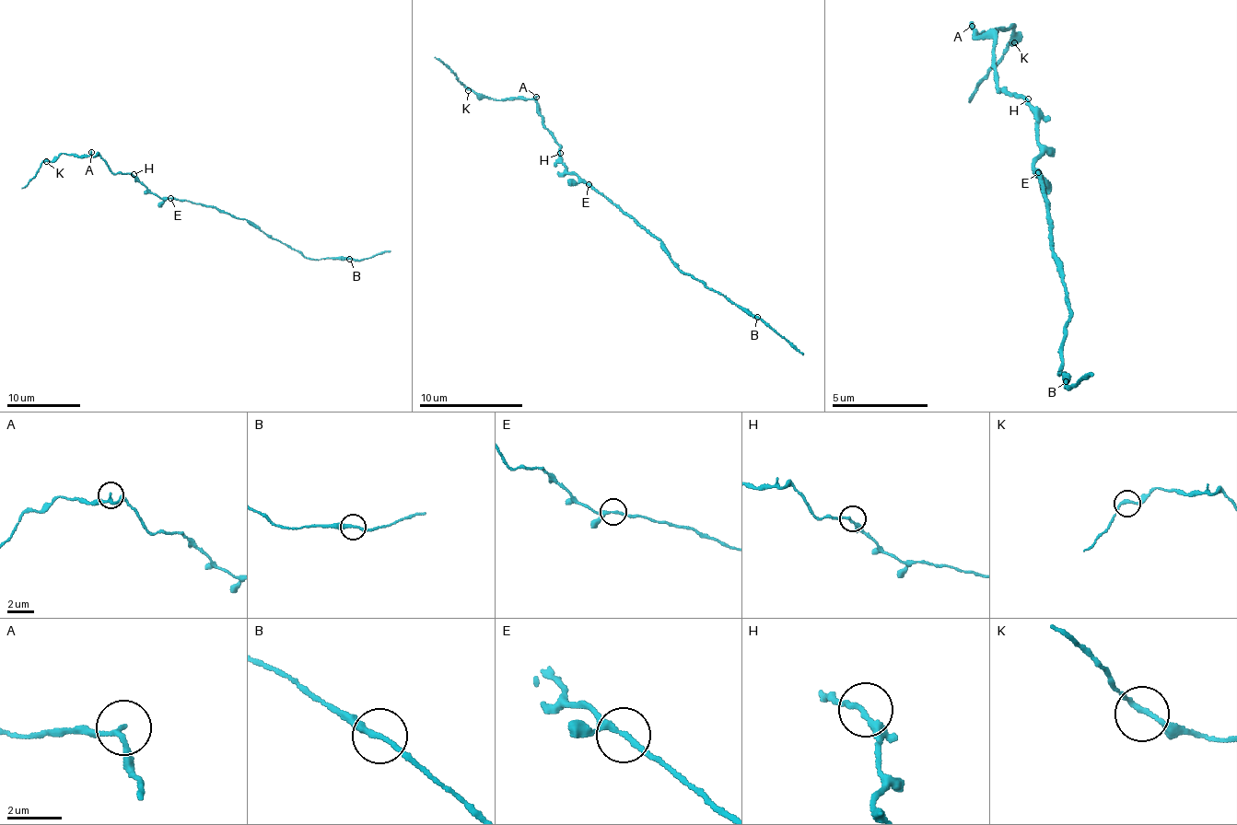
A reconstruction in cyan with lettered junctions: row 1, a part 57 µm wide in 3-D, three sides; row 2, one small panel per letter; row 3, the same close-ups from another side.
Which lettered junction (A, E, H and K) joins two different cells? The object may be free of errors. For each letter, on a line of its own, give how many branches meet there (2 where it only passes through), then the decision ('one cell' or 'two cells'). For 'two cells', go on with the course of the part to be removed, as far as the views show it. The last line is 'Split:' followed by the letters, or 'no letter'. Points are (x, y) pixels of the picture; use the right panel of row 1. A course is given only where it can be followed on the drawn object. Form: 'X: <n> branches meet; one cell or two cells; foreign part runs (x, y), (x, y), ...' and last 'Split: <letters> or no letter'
A: 2 branches meet; one cell
E: 3 branches meet; one cell
H: 3 branches meet; one cell
K: 2 branches meet; one cell
Split: no letter

